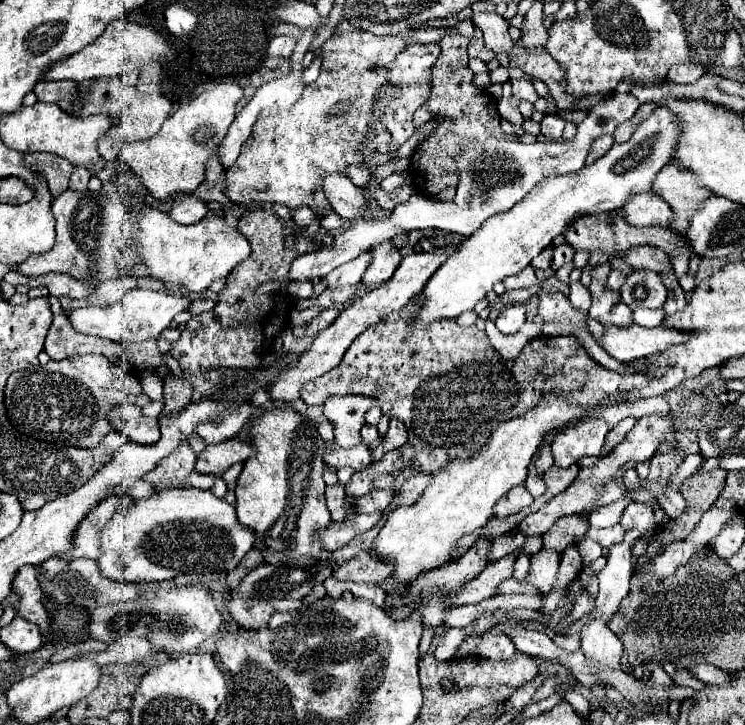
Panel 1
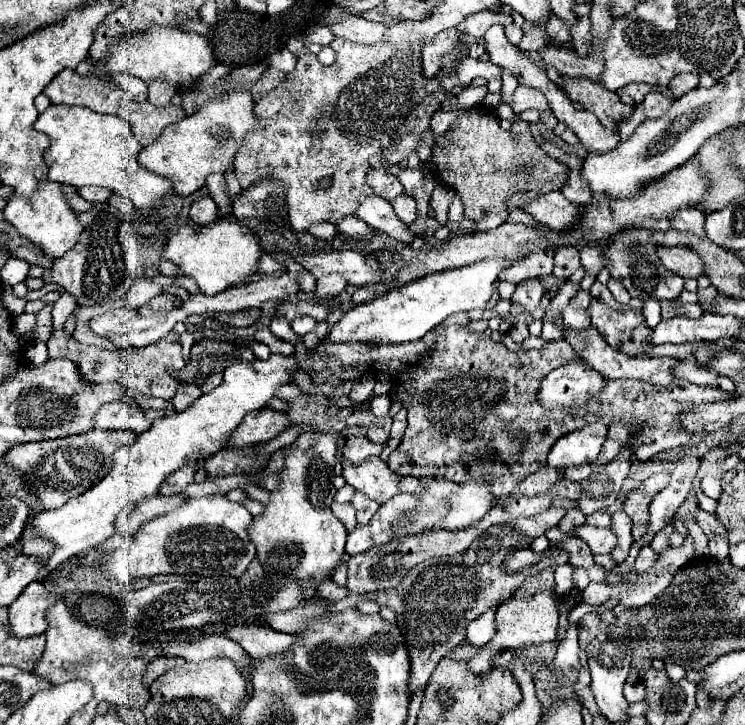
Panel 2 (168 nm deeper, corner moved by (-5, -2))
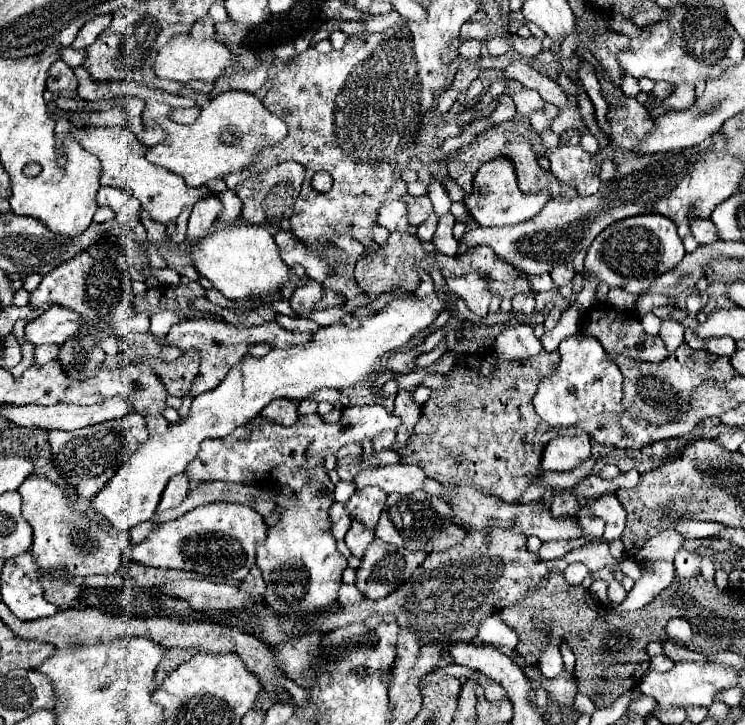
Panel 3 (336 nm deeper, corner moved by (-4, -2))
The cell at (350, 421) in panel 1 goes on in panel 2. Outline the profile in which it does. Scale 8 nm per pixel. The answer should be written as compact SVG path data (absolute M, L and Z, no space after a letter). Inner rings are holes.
M350 437L350 439L346 439L346 445L342 449L344 459L350 461L352 465L360 465L368 457L380 455L380 453L382 453L382 445L370 443L366 437Z

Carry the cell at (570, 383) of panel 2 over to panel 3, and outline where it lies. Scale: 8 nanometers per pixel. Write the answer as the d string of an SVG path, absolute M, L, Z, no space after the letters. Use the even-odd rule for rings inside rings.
M573 333L561 341L559 355L561 361L557 369L541 379L533 397L535 411L543 421L547 421L553 427L569 427L583 423L593 415L625 411L621 403L623 377L617 365L607 359L607 353L597 339L593 339L587 333Z

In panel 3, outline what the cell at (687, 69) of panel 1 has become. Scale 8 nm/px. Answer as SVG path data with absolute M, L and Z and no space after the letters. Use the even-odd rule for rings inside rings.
M679 83L675 85L669 99L663 101L661 105L667 111L681 111L681 109L691 107L691 103L695 103L695 87L691 83Z

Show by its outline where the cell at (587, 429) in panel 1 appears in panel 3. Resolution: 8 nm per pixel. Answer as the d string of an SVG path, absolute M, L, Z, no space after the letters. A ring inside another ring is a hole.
M589 433L573 437L557 437L547 443L541 459L543 471L571 471L591 457Z

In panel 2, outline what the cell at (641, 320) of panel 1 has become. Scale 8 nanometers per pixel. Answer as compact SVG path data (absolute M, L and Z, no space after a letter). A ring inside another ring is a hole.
M646 301L646 305L644 305L642 313L644 313L644 317L646 317L648 327L658 325L658 323L660 323L660 319L662 319L662 317L660 317L660 305L658 305L658 301Z

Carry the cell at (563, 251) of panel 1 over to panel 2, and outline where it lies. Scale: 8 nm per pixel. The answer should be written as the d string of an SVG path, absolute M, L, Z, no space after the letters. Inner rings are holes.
M560 247L560 249L556 249L556 253L554 253L554 275L558 275L564 281L578 267L580 267L580 259L578 259L576 247Z

